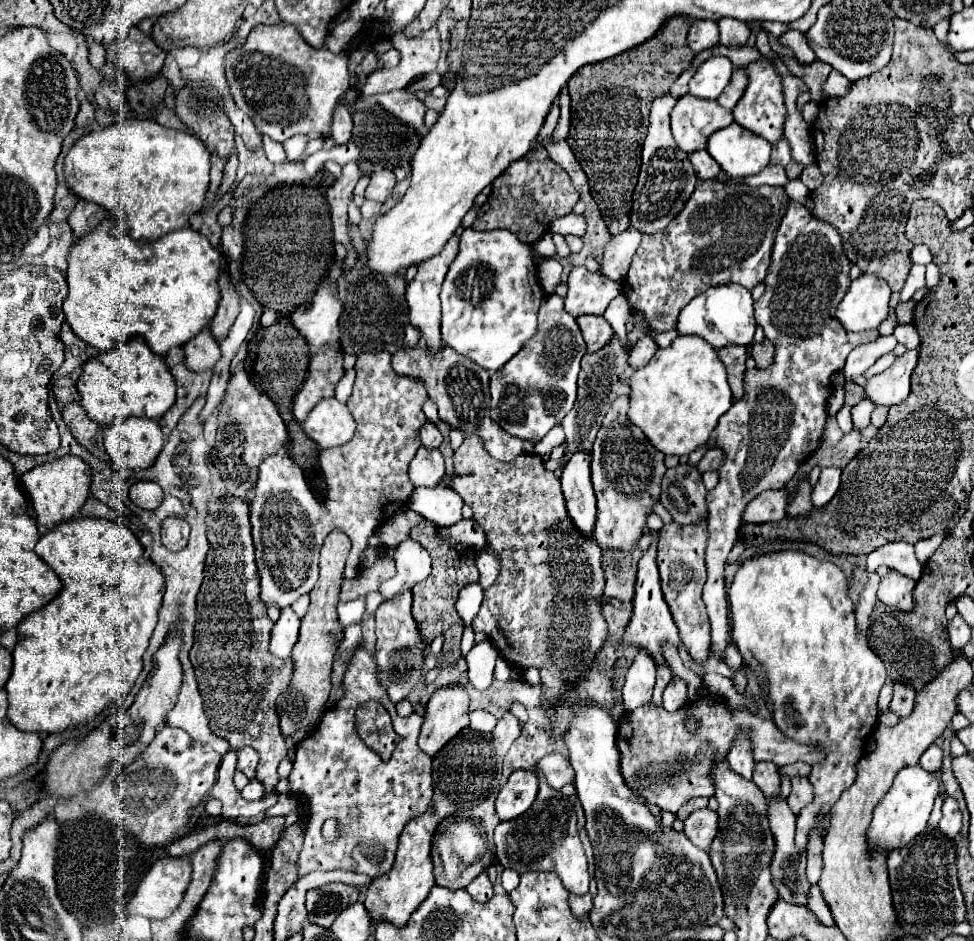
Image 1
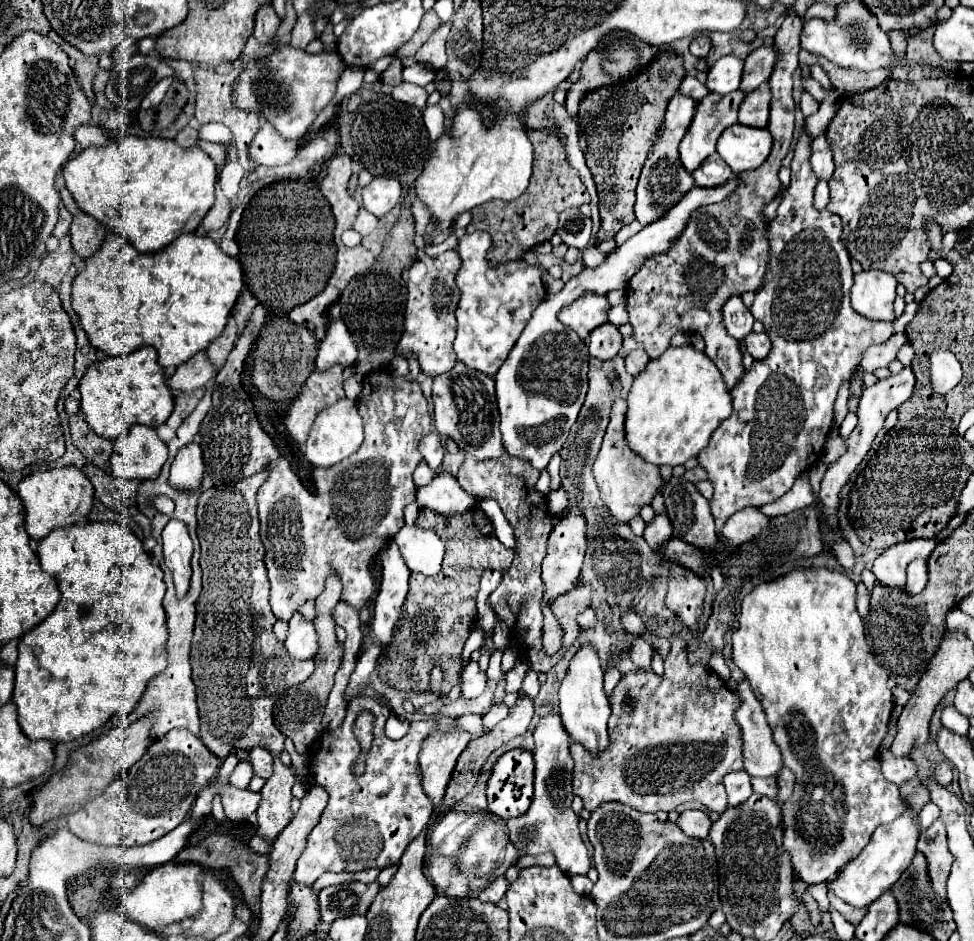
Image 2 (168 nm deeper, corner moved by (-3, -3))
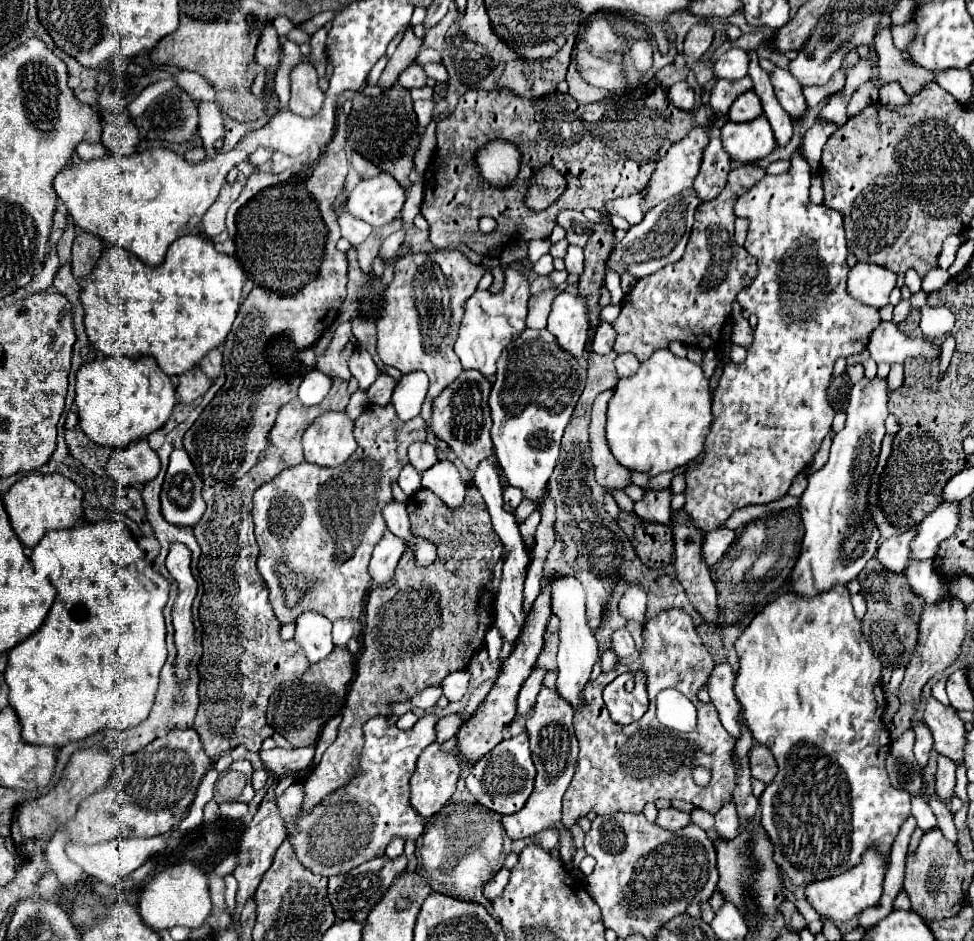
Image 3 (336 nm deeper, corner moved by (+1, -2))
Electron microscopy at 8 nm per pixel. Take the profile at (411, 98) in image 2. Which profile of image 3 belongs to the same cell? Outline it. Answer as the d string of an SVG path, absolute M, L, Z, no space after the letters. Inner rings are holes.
M410 64L402 74L400 74L400 80L398 80L398 84L402 86L402 88L422 88L422 86L426 86L426 74L424 74L424 68L420 66L420 64Z

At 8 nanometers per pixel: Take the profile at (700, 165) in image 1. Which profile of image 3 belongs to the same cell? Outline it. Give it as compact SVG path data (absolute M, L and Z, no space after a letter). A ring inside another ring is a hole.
M724 114L724 118L720 118L720 122L716 122L716 126L712 126L710 144L704 150L700 174L694 180L696 196L702 202L714 200L726 186L726 178L730 172L730 158L720 142L720 128L726 124L726 120L728 120L728 116Z

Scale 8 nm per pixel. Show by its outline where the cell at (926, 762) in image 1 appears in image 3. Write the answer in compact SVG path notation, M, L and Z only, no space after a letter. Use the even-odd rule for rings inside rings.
M938 756L938 770L936 770L936 794L942 800L950 800L954 796L956 786L956 764L950 758Z

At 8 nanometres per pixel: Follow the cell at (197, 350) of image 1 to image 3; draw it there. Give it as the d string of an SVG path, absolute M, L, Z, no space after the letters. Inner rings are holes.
M192 368L190 372L180 376L180 384L176 388L176 394L180 396L178 402L190 404L192 400L204 396L208 388L210 388L210 380L206 378L206 374L200 368Z

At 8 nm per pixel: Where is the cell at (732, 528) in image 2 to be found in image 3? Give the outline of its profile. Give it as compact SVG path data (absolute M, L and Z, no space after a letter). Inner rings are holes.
M716 528L712 532L706 532L704 534L704 562L706 562L706 566L714 566L726 552L726 548L732 544L732 540L734 540L734 530L728 530L728 528Z

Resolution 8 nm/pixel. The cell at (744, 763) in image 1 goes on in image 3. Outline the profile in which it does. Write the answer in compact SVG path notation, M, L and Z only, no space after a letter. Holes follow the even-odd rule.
M730 802L728 806L724 806L724 810L720 810L716 814L714 832L716 832L716 836L720 840L732 840L732 838L736 838L736 834L740 832L740 822L738 822L738 814L736 814L734 802Z

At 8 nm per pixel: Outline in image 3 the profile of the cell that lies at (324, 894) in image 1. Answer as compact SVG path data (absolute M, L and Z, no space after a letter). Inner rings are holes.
M386 854L376 856L356 868L352 868L348 874L340 874L340 876L332 876L330 884L328 884L328 898L334 906L336 918L338 920L358 920L358 922L366 922L370 910L376 906L376 902L386 894L386 890L392 886L394 878L398 878L400 874L404 874L410 868L408 856L402 854L394 860L390 860Z

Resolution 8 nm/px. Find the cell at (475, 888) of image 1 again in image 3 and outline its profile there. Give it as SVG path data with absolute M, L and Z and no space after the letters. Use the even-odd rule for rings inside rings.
M500 868L500 872L484 886L484 890L482 890L484 898L486 900L494 900L496 896L500 896L502 890L506 888L506 884L508 884L508 878L510 878L510 870L508 868Z

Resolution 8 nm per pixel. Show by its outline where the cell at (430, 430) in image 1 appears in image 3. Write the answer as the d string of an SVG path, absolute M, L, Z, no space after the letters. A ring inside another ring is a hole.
M416 442L408 448L408 458L410 458L410 464L422 474L438 462L436 446L432 446L430 442Z

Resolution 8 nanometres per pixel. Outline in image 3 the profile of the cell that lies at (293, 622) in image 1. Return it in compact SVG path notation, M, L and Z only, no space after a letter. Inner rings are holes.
M304 612L296 620L294 640L300 644L310 662L320 662L334 648L330 630L332 622L316 612Z

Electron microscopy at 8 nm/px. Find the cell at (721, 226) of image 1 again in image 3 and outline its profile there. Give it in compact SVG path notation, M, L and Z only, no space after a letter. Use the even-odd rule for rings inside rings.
M740 166L728 174L728 184L718 198L702 202L696 208L694 230L680 262L668 264L662 270L640 278L626 296L622 314L612 324L618 334L614 344L618 354L632 352L640 362L644 362L652 352L668 348L674 340L686 346L698 346L700 350L716 348L724 322L730 318L736 294L758 274L756 258L734 242L736 216L732 208L740 194L752 188L760 178L764 178L760 166ZM646 292L656 292L660 296L650 296L648 300Z

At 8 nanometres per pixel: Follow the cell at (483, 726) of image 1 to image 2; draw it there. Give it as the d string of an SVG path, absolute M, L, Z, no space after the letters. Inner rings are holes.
M358 697L348 703L344 723L322 735L316 743L316 755L310 763L310 775L316 785L328 791L328 807L320 817L320 823L308 835L308 845L296 863L294 879L300 885L312 885L322 873L342 871L364 871L364 869L386 869L396 865L406 845L424 829L428 823L434 803L422 789L418 751L422 741L432 729L441 726L442 731L452 727L466 729L472 737L486 735L482 715L462 715L458 718L440 717L436 721L416 721L410 725L410 735L394 741L384 733L390 709L372 697ZM360 709L368 709L376 715L374 741L366 755L366 769L362 775L354 773L354 763L360 755L360 745L352 733L352 725Z

